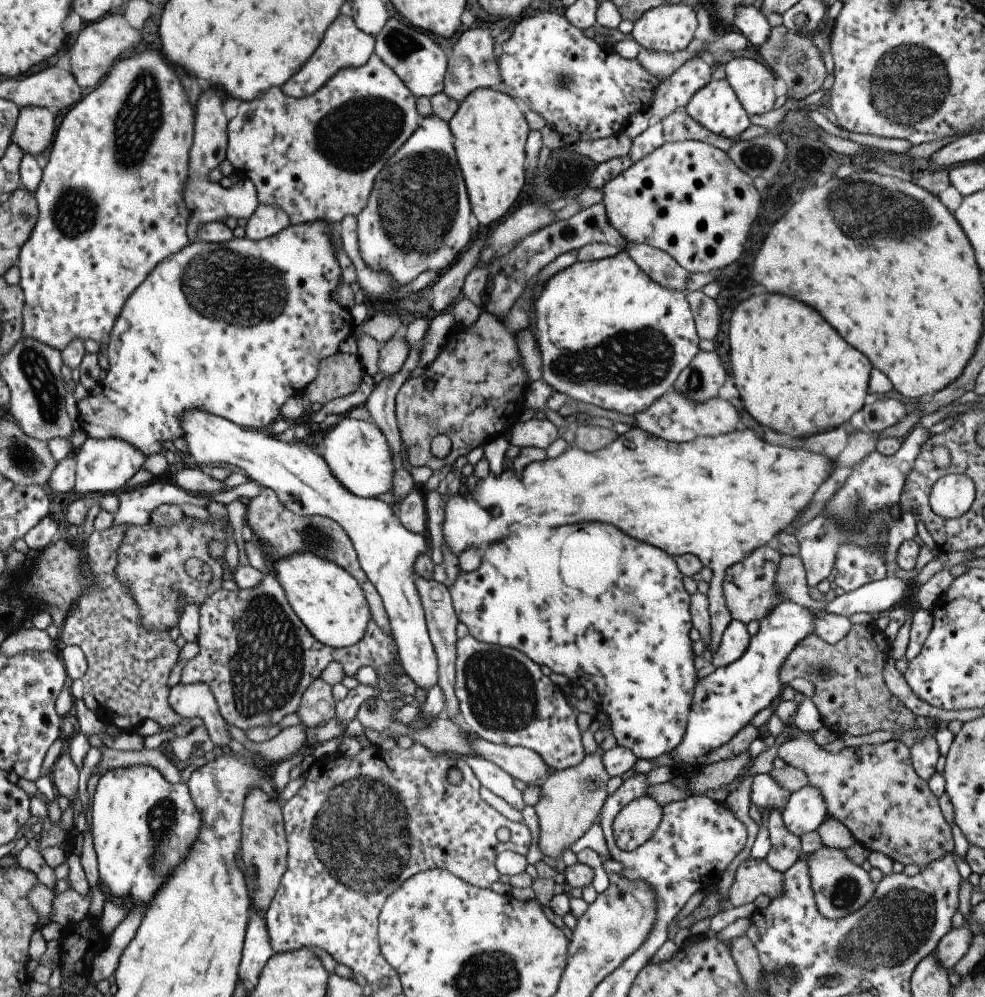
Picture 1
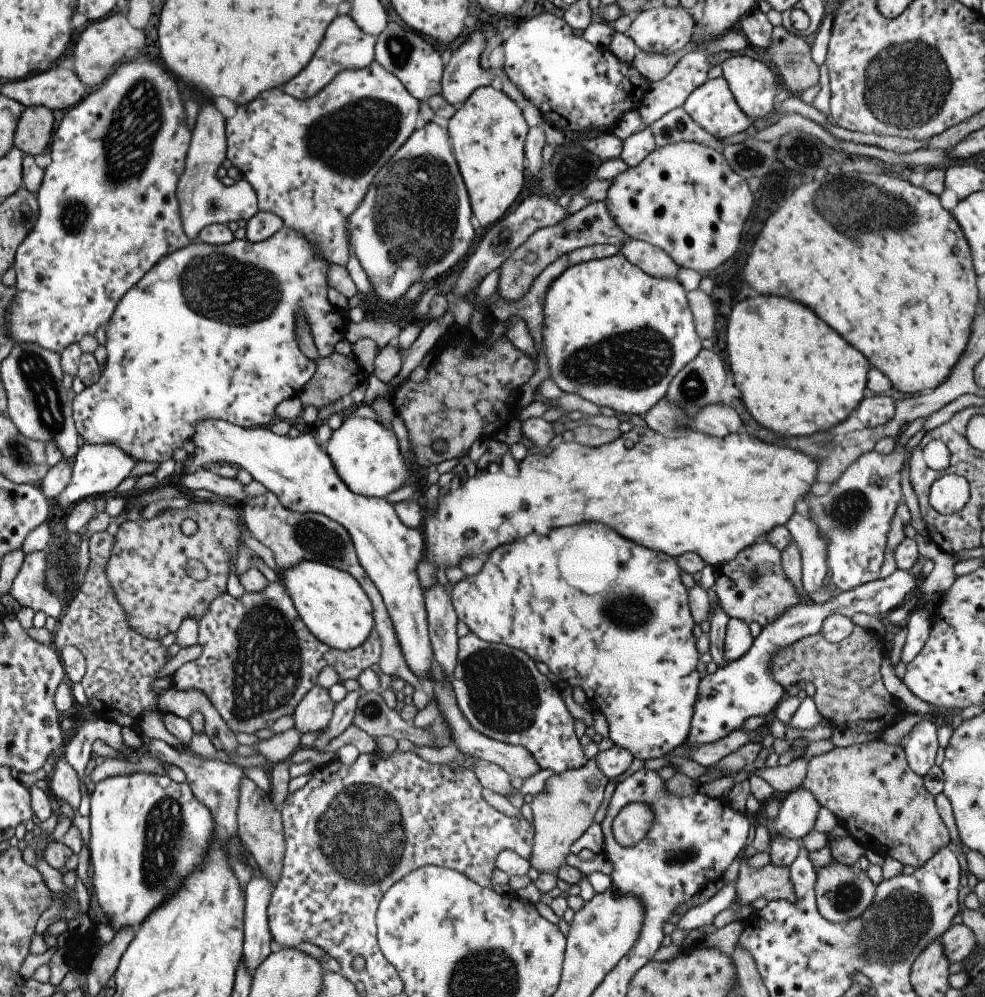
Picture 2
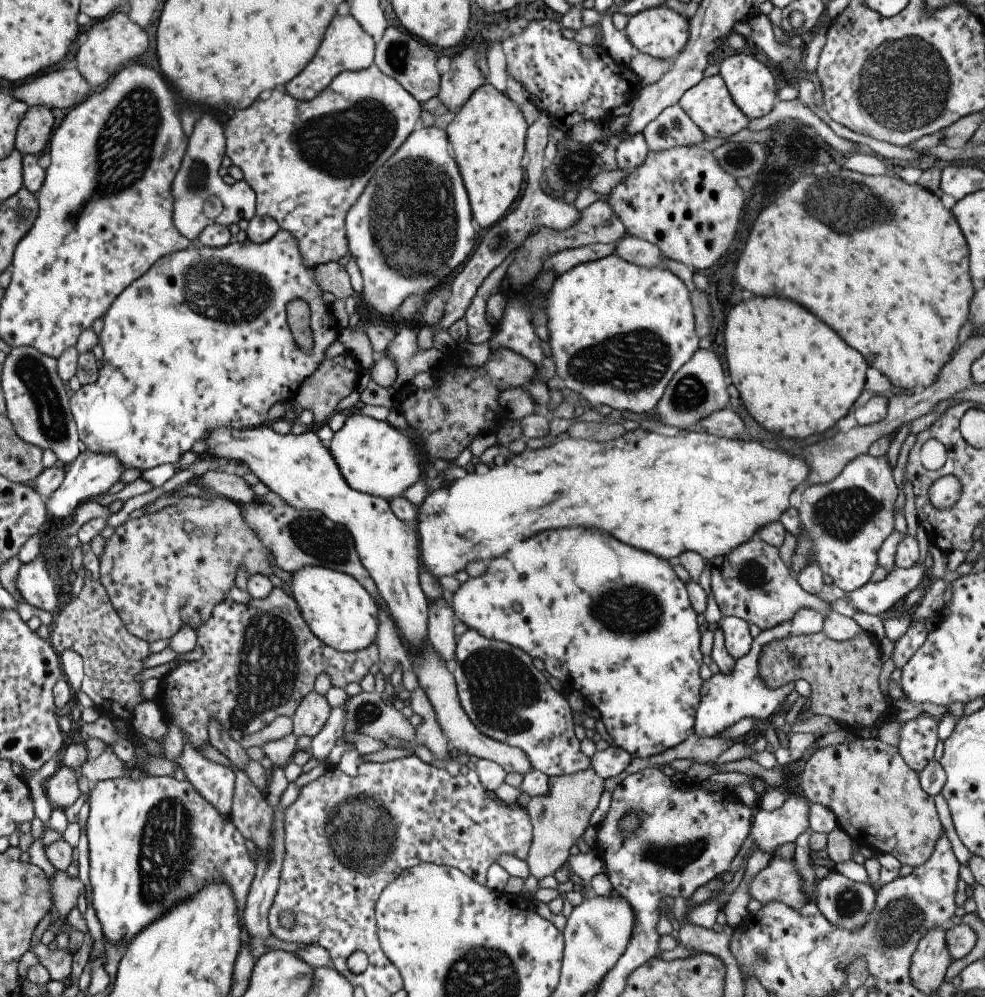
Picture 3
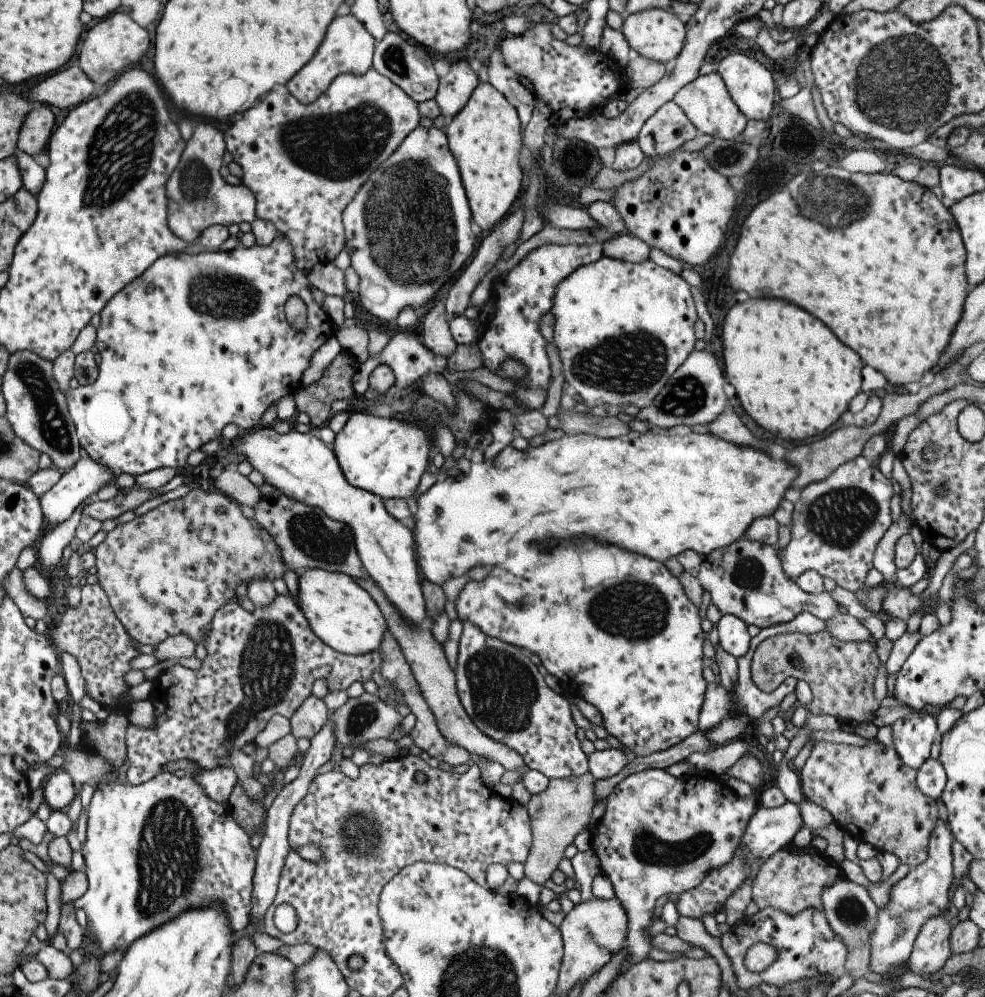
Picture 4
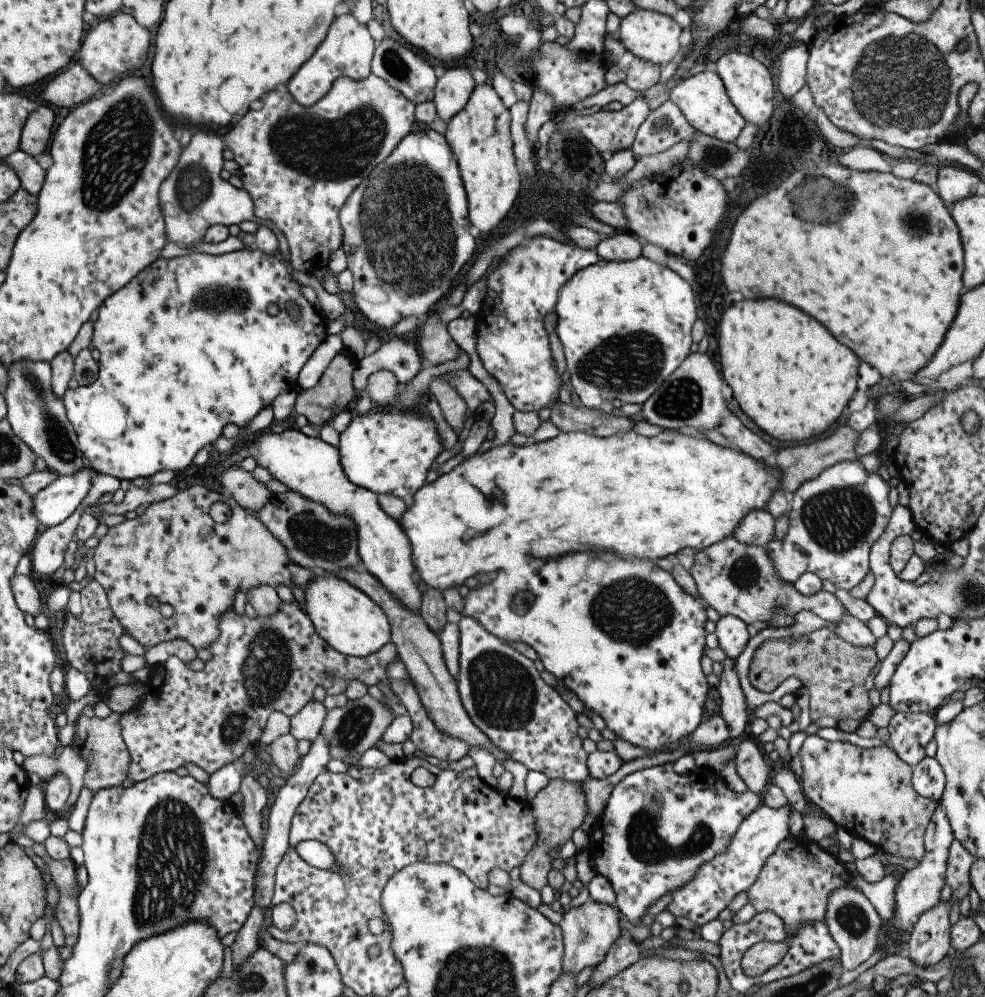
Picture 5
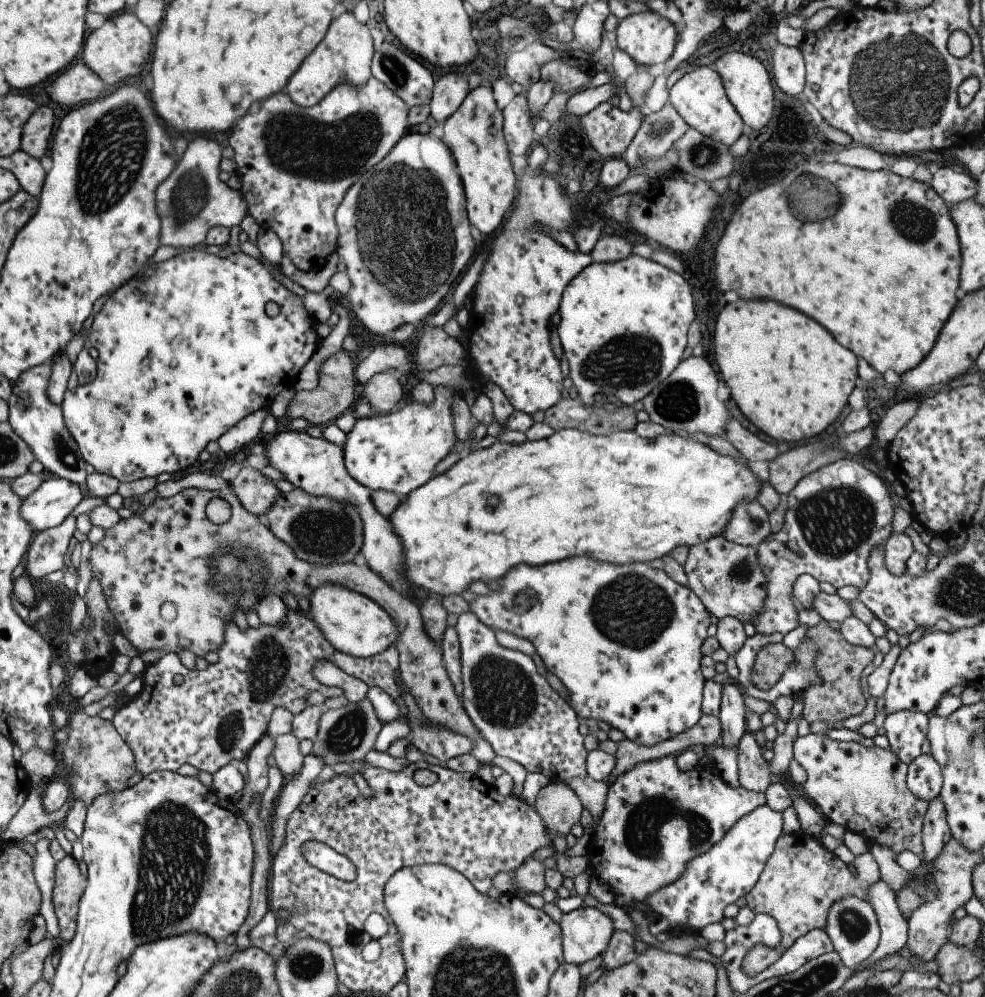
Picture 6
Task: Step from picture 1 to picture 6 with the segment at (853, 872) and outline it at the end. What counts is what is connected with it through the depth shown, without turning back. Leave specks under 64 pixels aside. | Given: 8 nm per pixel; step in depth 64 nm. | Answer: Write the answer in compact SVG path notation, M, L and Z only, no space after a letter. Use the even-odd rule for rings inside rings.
M845 896L841 900L835 900L829 906L829 914L827 914L827 924L825 924L825 934L829 936L835 952L839 954L839 960L843 962L843 966L847 968L855 968L861 962L865 962L873 950L879 944L881 938L881 930L879 930L879 922L875 916L875 910L871 908L869 902L855 898L855 896Z

